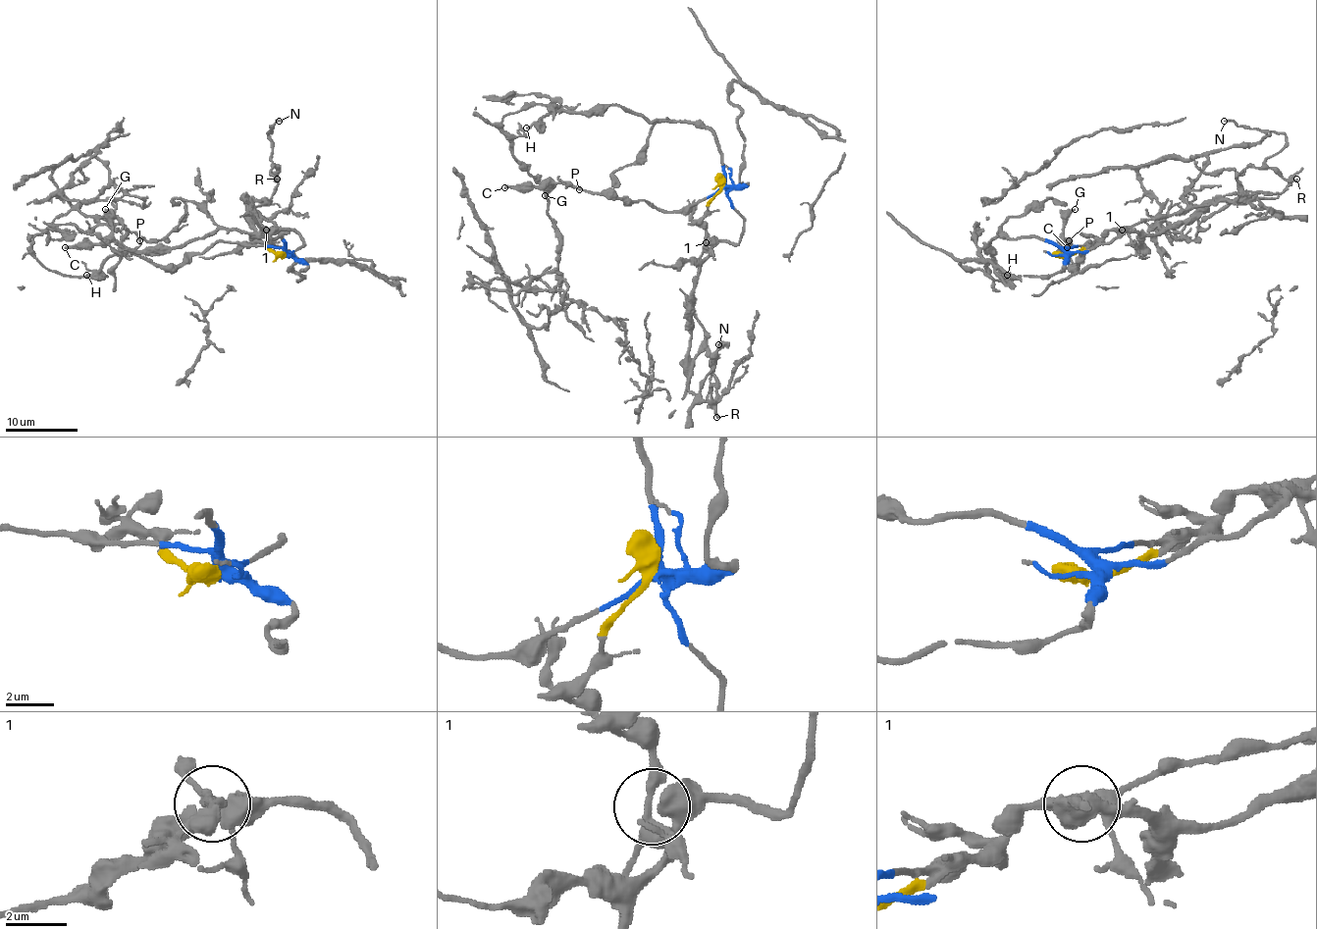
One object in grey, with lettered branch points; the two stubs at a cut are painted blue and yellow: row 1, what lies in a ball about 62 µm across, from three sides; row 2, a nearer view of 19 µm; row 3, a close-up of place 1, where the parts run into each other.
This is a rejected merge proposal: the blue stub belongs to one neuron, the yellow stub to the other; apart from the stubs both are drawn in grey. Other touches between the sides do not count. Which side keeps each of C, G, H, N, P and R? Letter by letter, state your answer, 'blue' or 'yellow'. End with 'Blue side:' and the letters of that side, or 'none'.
C: blue
G: blue
H: blue
N: yellow
P: blue
R: yellow
Blue side: C, G, H, P

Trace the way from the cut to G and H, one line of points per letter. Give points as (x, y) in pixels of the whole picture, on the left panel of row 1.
G: (284, 254), (281, 247), (217, 241), (177, 266), (151, 264), (130, 253), (115, 238), (112, 217), (104, 209)
H: (284, 254), (284, 241), (281, 236), (215, 230), (177, 247), (144, 251), (119, 249), (93, 275), (86, 275)

